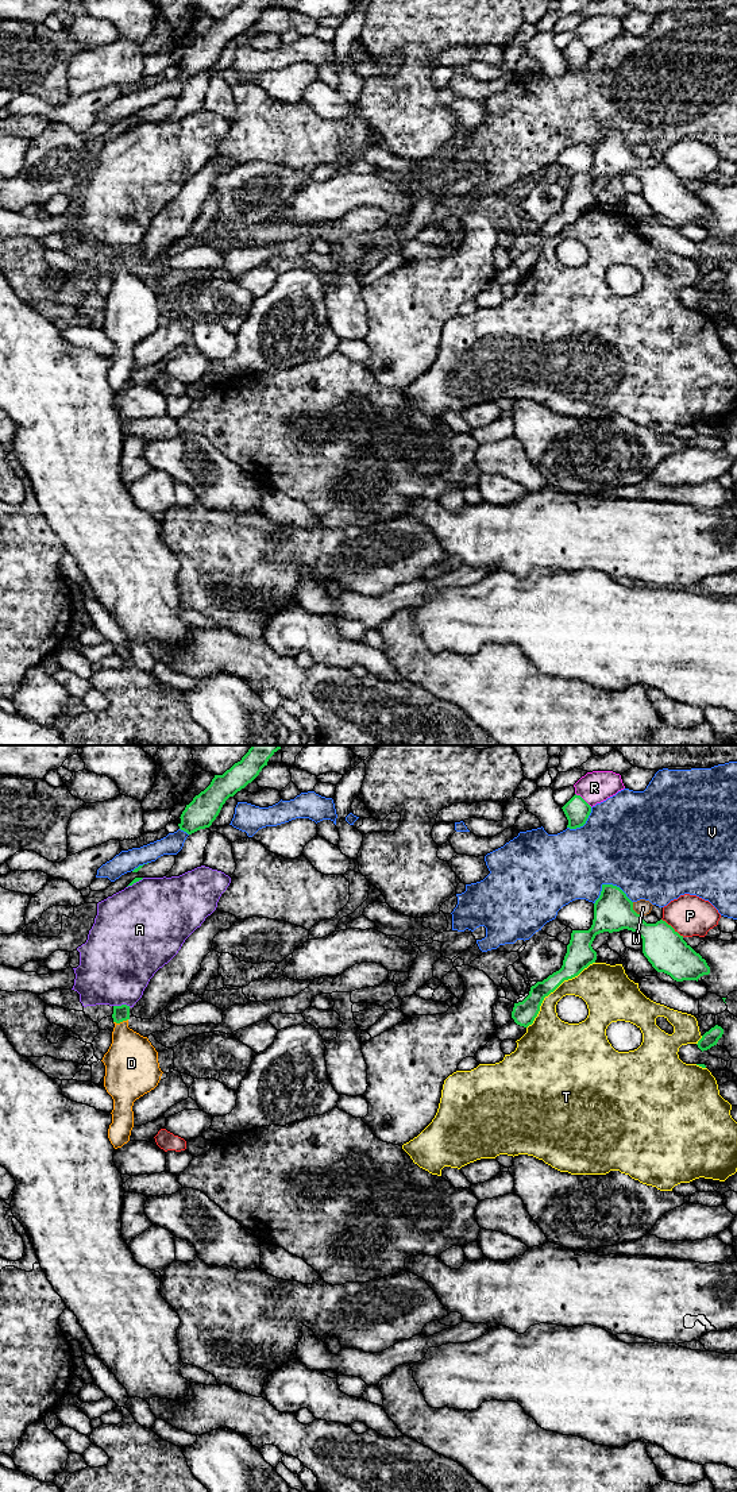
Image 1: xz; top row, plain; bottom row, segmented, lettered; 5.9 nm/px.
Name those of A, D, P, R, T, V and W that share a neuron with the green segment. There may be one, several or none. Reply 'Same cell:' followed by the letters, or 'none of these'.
Same cell: D

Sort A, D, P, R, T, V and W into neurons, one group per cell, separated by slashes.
A / D / P / R / T / V / W

